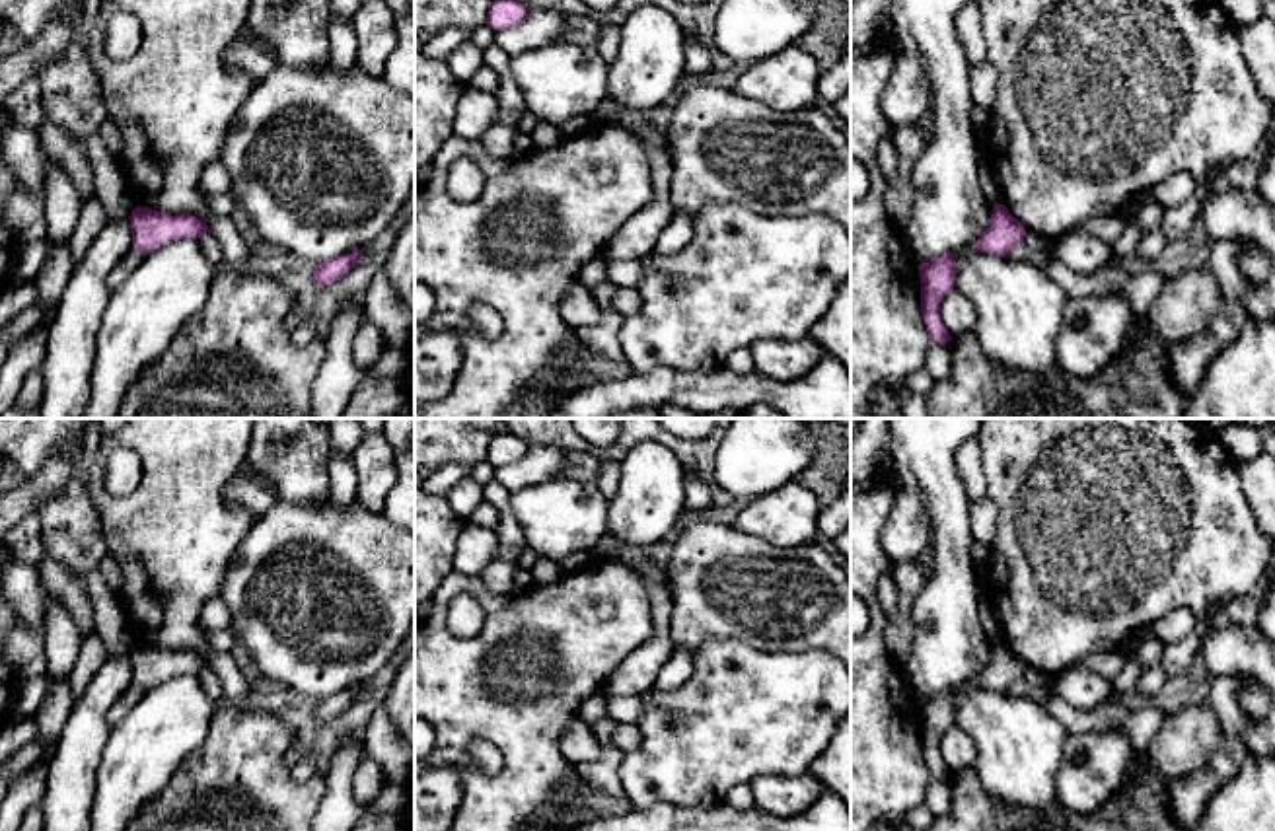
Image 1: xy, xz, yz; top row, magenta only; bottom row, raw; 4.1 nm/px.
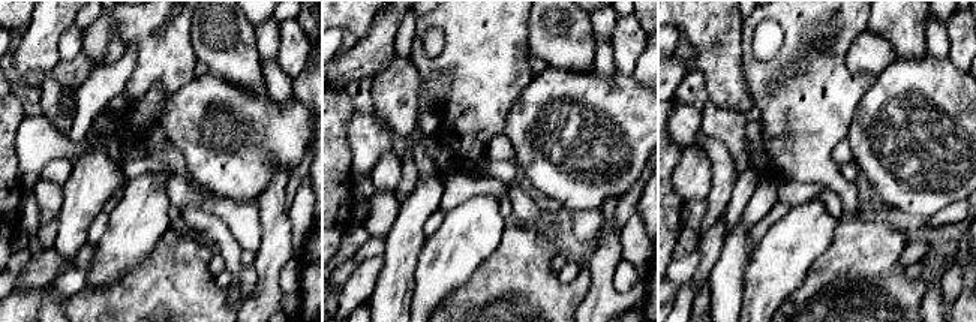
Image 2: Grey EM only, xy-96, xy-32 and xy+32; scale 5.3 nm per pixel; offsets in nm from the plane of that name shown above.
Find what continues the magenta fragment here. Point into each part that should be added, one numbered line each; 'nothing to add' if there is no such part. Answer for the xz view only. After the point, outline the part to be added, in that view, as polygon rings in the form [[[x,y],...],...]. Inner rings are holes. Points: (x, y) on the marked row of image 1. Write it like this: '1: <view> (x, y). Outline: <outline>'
nothing to add

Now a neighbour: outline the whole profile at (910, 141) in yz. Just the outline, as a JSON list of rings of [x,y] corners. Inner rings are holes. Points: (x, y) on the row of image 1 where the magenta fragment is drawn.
[[[919,123],[893,126],[892,136],[899,163],[895,175],[888,181],[884,199],[890,224],[903,237],[913,204],[911,171],[927,146],[927,138]]]

